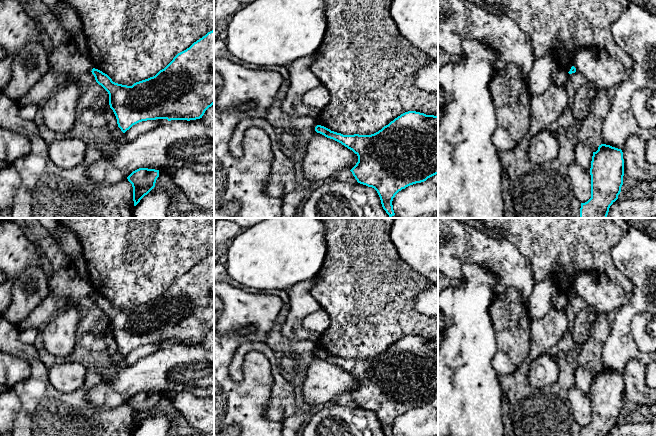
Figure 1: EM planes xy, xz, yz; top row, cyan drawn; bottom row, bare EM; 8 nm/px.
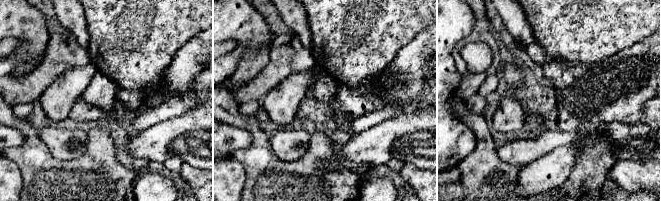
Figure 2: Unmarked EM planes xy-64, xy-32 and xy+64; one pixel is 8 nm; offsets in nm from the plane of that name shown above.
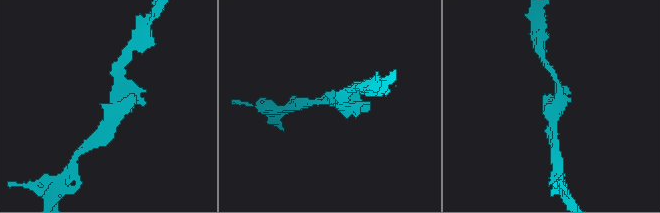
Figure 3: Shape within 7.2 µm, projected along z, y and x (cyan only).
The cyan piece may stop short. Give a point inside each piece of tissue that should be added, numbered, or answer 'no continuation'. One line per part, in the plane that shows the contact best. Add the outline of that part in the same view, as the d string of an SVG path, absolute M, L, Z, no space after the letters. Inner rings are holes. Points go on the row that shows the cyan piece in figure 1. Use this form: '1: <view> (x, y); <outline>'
no continuation

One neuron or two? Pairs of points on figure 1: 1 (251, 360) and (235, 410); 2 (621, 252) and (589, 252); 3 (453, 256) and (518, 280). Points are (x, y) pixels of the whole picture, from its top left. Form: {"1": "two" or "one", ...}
{"1": "one", "2": "two", "3": "one"}

